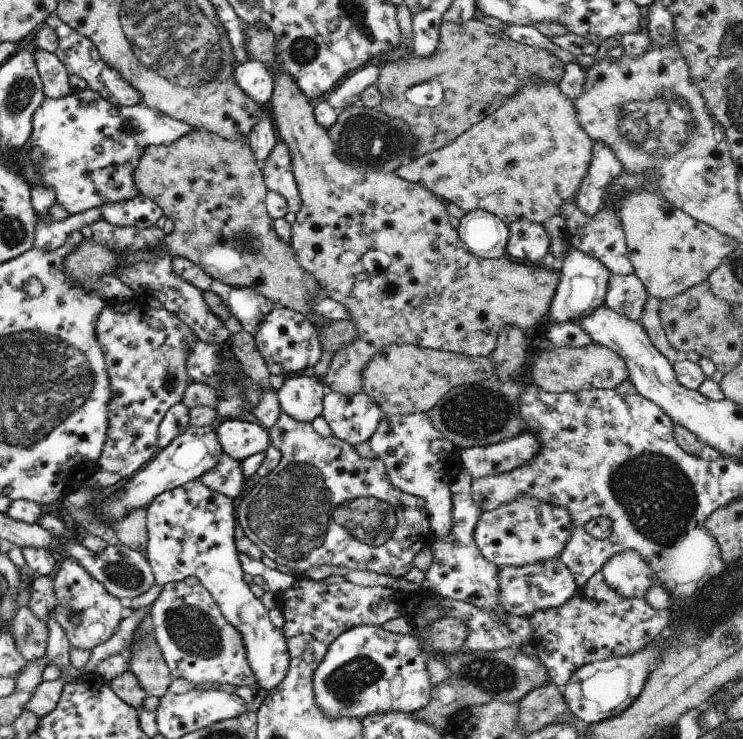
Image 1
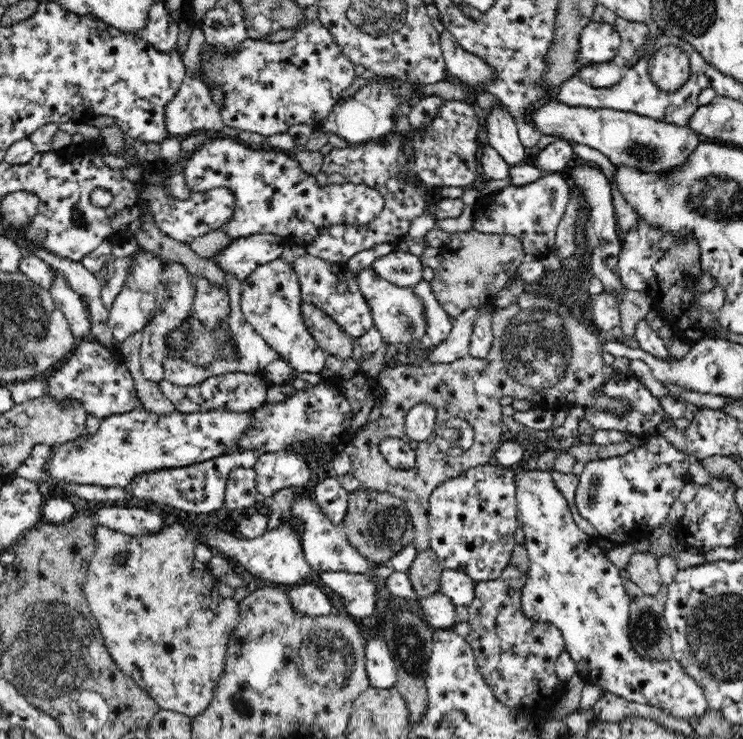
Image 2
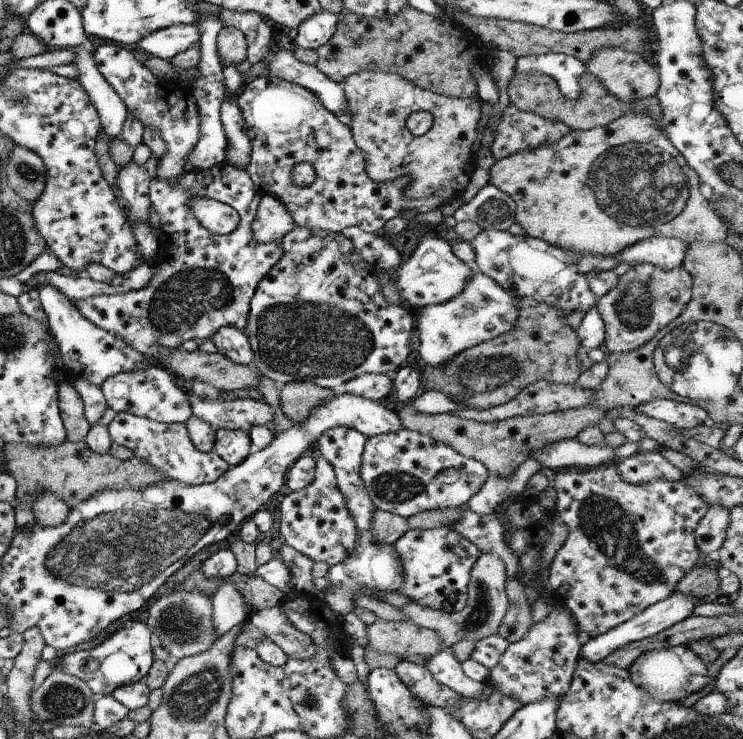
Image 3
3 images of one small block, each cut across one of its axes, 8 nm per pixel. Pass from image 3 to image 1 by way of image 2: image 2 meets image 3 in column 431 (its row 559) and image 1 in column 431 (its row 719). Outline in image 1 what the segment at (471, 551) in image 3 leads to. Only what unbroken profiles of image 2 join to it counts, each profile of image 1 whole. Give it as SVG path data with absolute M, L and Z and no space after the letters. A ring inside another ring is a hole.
M380 626L353 627L335 637L313 670L313 702L329 718L361 720L384 712L416 712L435 691L425 663L426 653L413 633L391 633Z

